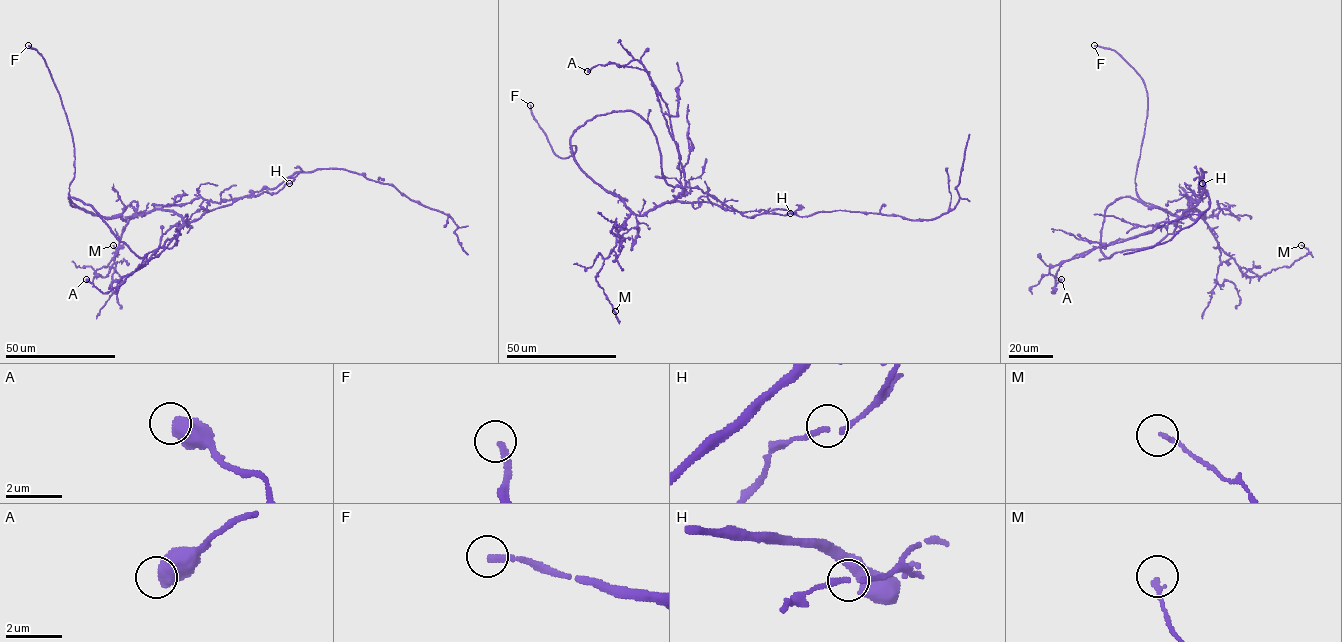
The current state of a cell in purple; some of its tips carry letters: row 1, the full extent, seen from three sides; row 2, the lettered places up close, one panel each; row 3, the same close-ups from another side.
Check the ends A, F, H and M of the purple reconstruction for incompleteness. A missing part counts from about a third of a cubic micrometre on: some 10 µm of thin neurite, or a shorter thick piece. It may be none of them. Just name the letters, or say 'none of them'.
F

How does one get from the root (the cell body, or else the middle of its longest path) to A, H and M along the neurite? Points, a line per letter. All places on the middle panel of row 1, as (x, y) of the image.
A: (706, 202), (664, 203), (683, 191), (685, 180), (667, 104), (649, 73), (613, 63), (587, 71)
H: (706, 202), (732, 211), (764, 209), (784, 216), (790, 213)
M: (706, 202), (665, 202), (642, 215), (632, 213), (624, 220), (615, 246), (596, 276), (617, 318), (615, 311)

